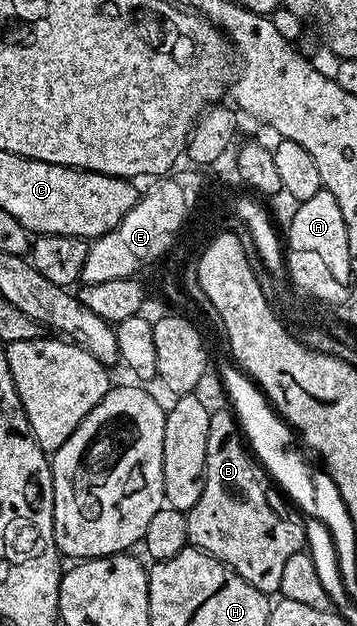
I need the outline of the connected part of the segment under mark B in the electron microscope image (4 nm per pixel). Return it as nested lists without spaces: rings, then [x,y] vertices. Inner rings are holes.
[[[225,408],[215,409],[210,418],[210,434],[206,434],[206,466],[202,498],[198,498],[198,502],[194,502],[194,506],[186,514],[188,542],[191,547],[201,548],[214,558],[218,558],[226,567],[233,568],[239,576],[246,578],[246,582],[250,582],[250,586],[262,590],[265,594],[276,594],[280,590],[286,558],[298,554],[305,547],[306,528],[303,523],[291,524],[286,517],[279,516],[272,509],[272,504],[268,501],[263,486],[260,485],[261,469],[258,467],[258,461],[242,435],[236,413]]]

